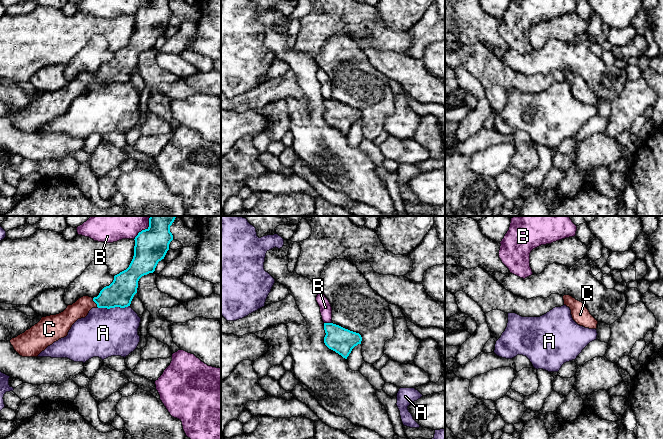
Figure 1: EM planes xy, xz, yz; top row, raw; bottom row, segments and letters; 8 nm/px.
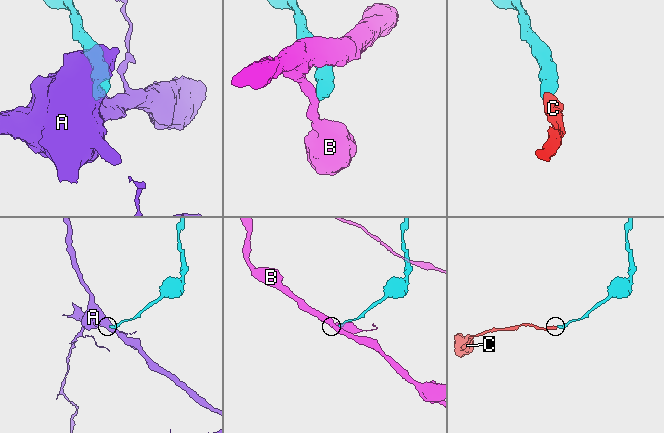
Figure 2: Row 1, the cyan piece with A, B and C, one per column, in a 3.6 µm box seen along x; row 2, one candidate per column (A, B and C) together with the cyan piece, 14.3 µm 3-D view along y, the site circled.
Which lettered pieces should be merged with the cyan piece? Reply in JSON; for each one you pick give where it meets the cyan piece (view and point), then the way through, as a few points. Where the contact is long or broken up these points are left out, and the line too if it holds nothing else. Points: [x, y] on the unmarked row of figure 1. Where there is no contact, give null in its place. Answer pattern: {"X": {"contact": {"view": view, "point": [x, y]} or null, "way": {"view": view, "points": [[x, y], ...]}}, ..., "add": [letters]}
{"C": {"contact": {"view": "xy", "point": [94, 77]}, "way": {"view": "xy", "points": [[120, 68], [104, 76], [94, 77], [86, 79], [80, 85]]}}, "add": ["C"]}

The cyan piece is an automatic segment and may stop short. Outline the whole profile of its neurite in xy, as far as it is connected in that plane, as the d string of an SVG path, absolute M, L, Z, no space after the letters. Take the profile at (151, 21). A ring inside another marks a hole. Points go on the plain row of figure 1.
M149 0L149 3L142 6L135 13L134 32L129 43L114 52L113 58L104 63L97 73L83 72L72 81L56 91L42 93L41 96L10 116L14 126L22 133L38 133L48 122L68 111L72 101L81 94L85 94L92 84L125 84L130 82L134 71L137 69L139 55L149 49L153 49L159 37L164 35L169 20L173 16L173 11L170 8L172 0Z

